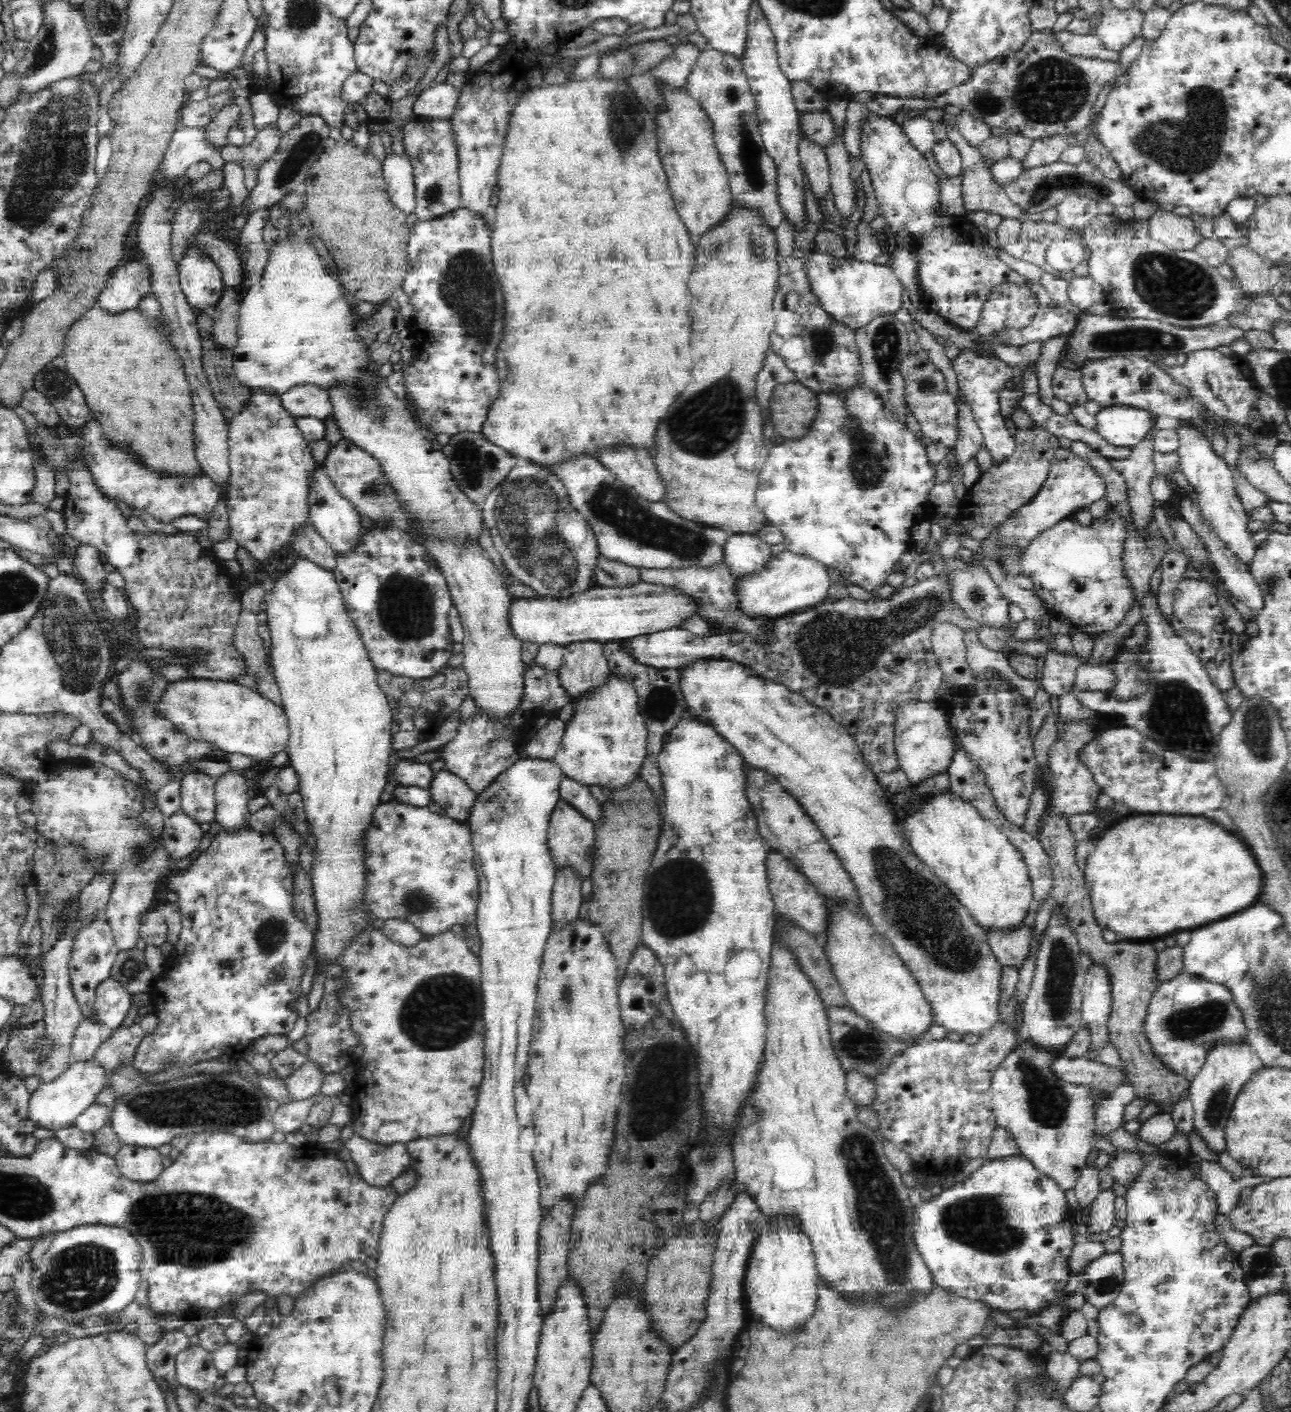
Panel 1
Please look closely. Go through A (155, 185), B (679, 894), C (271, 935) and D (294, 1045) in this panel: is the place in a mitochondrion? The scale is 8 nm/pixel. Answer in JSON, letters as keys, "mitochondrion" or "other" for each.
{"A":"other","B":"mitochondrion","C":"mitochondrion","D":"other"}

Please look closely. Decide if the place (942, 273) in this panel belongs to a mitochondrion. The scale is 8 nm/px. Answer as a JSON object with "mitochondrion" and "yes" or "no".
{"mitochondrion":"no"}

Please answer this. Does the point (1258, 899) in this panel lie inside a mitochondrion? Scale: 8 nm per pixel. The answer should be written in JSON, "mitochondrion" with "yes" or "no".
{"mitochondrion":"no"}

